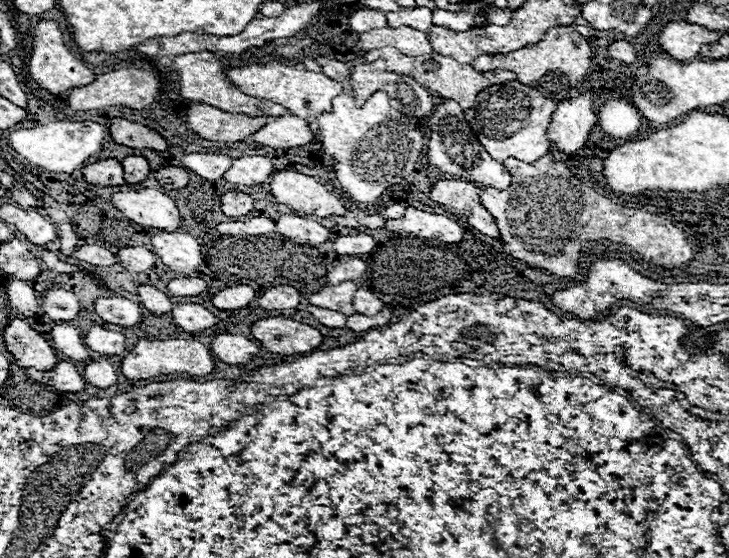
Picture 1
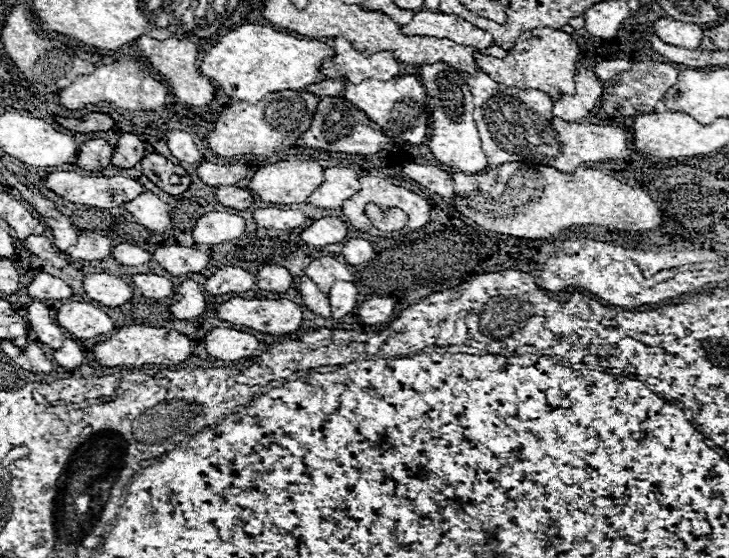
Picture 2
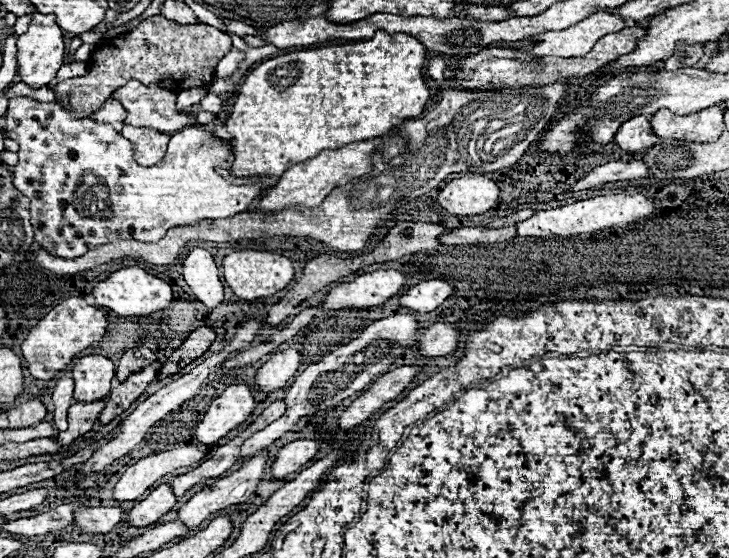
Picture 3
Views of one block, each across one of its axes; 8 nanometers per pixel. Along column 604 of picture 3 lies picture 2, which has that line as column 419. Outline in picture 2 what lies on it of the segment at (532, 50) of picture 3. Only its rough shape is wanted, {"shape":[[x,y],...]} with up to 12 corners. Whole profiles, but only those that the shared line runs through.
{"shape":[[420,10],[406,36],[434,36],[490,48],[494,36],[454,14]]}

